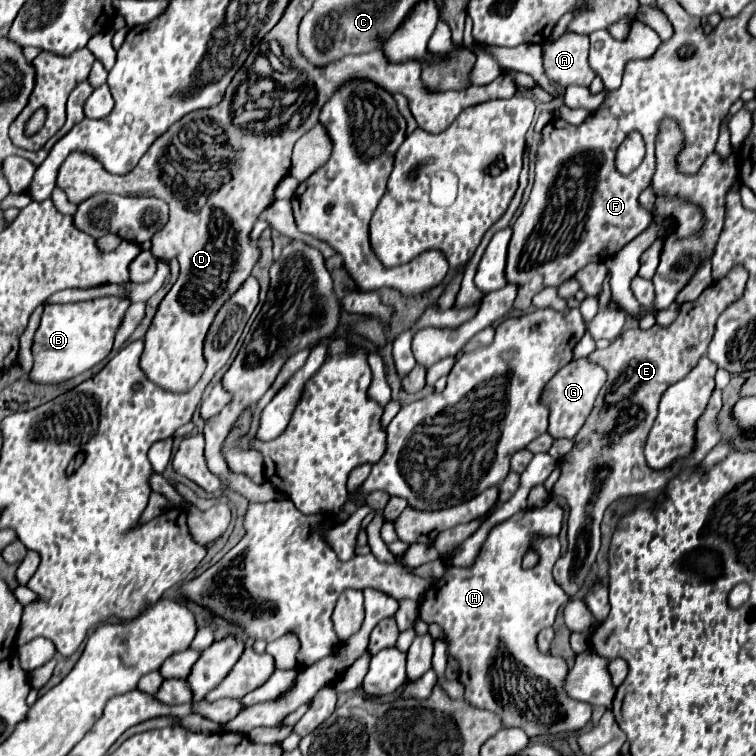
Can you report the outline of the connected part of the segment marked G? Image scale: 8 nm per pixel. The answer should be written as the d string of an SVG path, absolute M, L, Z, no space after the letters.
M588 358L572 360L562 370L558 370L558 374L546 384L540 398L540 402L550 410L548 434L552 438L574 438L582 428L582 424L586 422L586 418L590 416L594 402L600 390L604 388L606 380L608 380L608 372L602 366L592 364Z

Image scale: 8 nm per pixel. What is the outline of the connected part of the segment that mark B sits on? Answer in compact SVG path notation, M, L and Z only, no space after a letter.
M102 296L74 304L44 304L42 322L32 344L34 366L30 370L30 380L38 384L58 384L102 362L112 350L116 330L128 306L130 300L120 296Z

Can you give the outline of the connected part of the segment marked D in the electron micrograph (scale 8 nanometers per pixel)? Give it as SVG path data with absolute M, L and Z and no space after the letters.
M190 114L182 120L157 138L140 158L138 166L124 176L108 174L90 154L70 154L60 168L60 188L74 204L94 194L110 192L122 196L154 196L170 206L170 220L152 236L151 252L157 260L176 258L180 262L180 278L156 310L144 336L146 348L140 362L146 376L170 392L188 392L202 378L206 370L202 356L204 336L220 304L228 300L230 292L240 288L260 256L258 248L250 246L248 234L260 212L274 202L274 188L288 174L292 146L302 136L302 130L296 130L262 136L262 142L248 140L248 154L226 158L226 176L220 186L208 194L208 202L200 202L200 184L188 166L190 158L180 156L180 150L174 148L178 134L188 130L188 122L196 122L198 118Z

